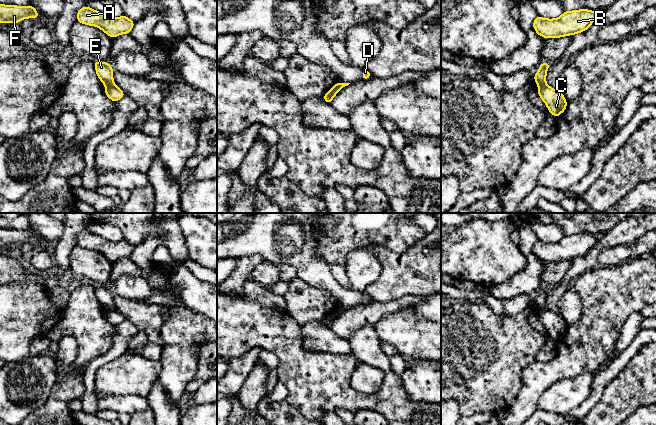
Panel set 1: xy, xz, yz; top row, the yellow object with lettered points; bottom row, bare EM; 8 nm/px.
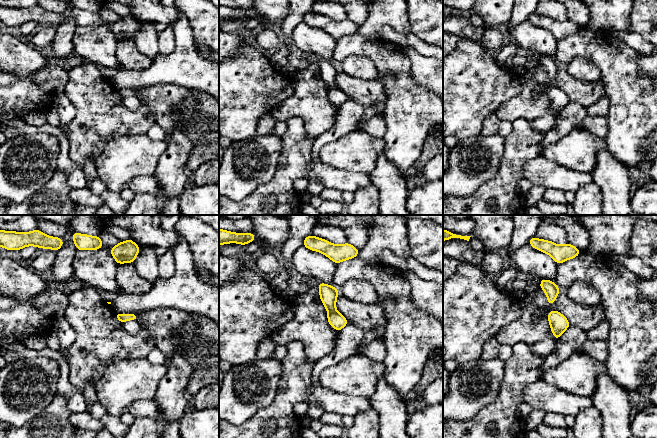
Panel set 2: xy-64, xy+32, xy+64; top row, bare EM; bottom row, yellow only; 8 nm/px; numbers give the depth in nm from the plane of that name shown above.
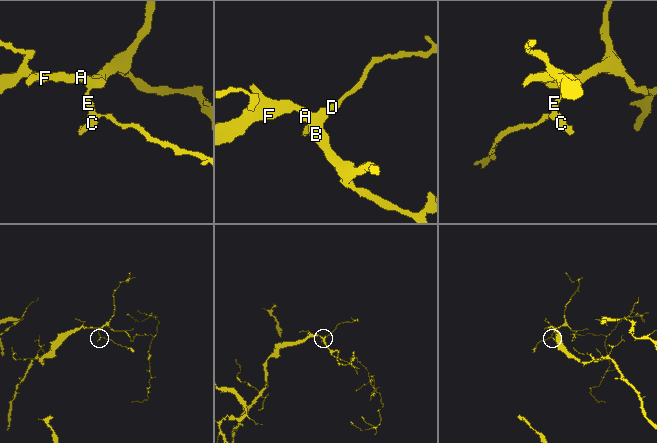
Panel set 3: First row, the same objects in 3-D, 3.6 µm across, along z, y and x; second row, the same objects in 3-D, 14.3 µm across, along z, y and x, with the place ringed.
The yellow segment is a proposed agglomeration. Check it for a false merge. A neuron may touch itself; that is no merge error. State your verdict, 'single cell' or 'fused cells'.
fused cells

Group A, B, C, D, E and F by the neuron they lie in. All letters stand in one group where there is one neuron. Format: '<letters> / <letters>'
A B E F / C D

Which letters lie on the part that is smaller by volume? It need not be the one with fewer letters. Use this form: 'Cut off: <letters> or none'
Cut off: C, D

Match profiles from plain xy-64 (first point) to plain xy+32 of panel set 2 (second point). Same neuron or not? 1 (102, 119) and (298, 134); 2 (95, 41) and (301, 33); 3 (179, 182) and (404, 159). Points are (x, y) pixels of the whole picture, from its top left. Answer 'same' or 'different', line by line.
1: different
2: same
3: same

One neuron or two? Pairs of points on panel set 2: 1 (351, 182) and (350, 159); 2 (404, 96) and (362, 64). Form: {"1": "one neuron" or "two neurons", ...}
{"1": "two neurons", "2": "two neurons"}

